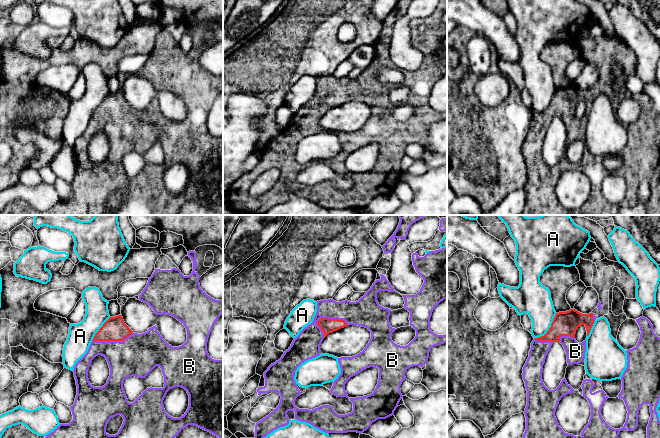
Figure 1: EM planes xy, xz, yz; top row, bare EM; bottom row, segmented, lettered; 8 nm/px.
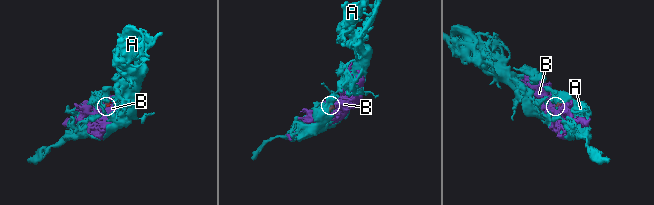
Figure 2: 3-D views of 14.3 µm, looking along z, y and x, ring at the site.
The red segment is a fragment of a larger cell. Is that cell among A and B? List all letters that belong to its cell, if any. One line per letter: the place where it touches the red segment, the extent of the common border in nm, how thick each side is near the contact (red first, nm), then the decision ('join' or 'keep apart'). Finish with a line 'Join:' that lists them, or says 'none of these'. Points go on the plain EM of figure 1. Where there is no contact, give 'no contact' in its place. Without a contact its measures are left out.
A: meets red in yz at (549, 105); contact 280 nm long; 190 nm thick on the red side, 240 nm on the other; keep apart
B: meets red in xz at (332, 95); contact 260 nm long; 110 nm thick on the red side, 200 nm on the other; join
Join: B

